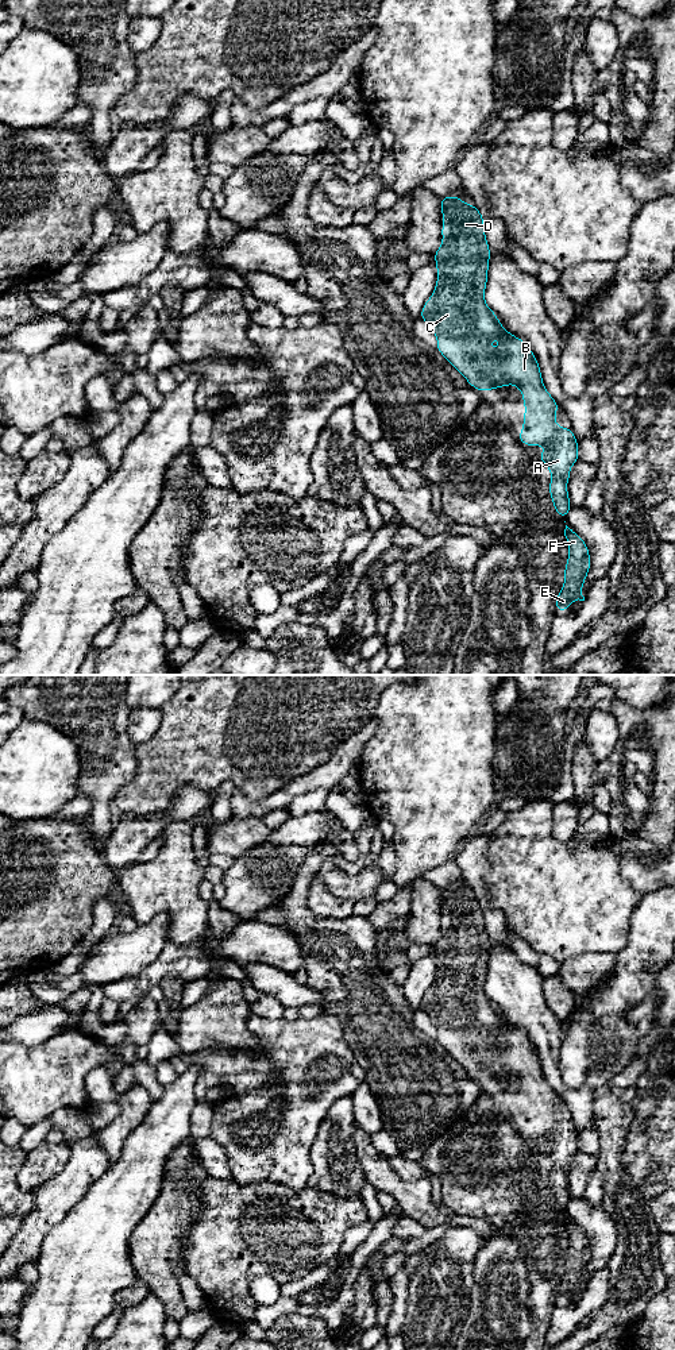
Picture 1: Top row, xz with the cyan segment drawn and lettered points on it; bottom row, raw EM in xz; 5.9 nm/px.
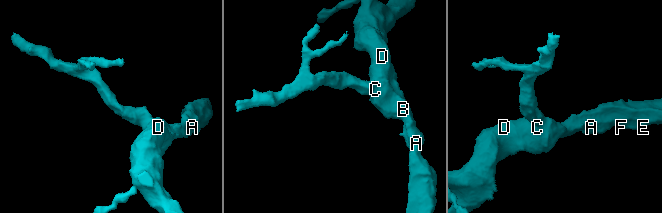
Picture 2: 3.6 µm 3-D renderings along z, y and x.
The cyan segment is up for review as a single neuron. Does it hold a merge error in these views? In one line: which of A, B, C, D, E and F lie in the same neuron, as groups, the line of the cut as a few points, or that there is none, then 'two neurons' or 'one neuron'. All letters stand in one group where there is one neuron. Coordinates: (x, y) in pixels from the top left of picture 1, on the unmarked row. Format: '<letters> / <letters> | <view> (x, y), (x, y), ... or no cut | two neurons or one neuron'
A B C D E F | no cut | one neuron

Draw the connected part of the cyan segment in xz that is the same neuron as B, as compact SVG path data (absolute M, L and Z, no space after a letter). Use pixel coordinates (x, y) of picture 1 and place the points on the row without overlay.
M456 887L440 888L443 933L433 945L437 972L432 987L424 995L421 1006L437 1030L437 1042L466 1069L478 1083L514 1076L522 1084L525 1096L522 1123L517 1130L529 1137L548 1138L541 1142L540 1152L549 1160L549 1187L556 1204L566 1211L572 1200L567 1183L570 1162L579 1150L578 1130L567 1118L560 1119L555 1107L558 1094L543 1075L539 1053L529 1037L506 1022L497 1006L485 992L490 940L485 925L483 907L477 896L470 896Z

